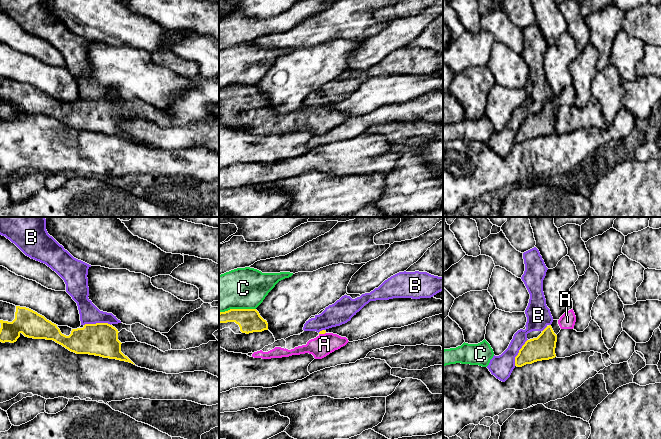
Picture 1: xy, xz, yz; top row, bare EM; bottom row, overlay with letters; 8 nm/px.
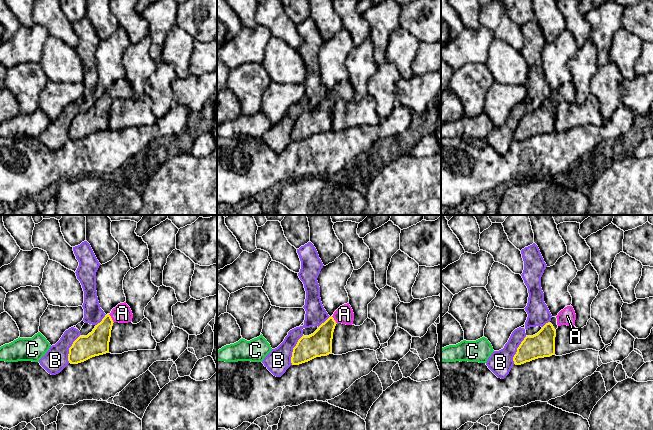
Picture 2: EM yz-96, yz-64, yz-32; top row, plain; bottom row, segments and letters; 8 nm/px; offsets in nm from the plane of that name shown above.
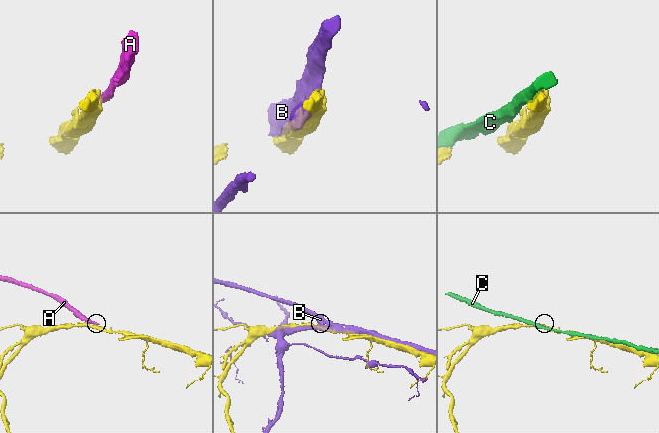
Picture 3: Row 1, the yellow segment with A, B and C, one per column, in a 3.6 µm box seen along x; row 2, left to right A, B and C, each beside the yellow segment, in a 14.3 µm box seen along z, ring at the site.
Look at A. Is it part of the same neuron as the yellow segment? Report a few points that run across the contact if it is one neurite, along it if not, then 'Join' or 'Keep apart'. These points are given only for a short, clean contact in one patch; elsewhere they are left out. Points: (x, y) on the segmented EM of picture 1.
Line: xz (323, 331), (322, 333), (324, 344). Join

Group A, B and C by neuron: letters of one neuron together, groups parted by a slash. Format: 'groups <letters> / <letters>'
groups A / B / C

